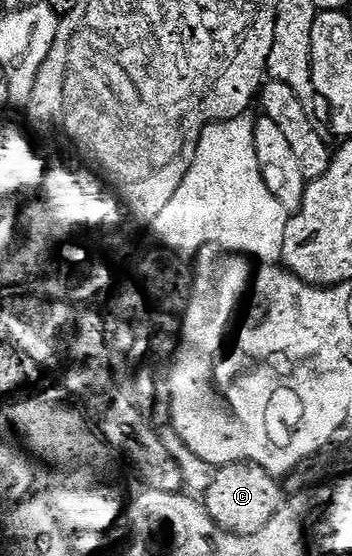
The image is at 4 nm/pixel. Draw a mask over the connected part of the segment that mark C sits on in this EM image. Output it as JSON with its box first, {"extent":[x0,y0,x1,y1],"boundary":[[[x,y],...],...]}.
{"extent":[203,464,283,536],"boundary":[[[228,464],[216,469],[211,488],[203,493],[203,503],[223,530],[246,536],[263,530],[275,518],[283,503],[281,488],[283,492],[282,481],[267,470],[253,464]]]}

